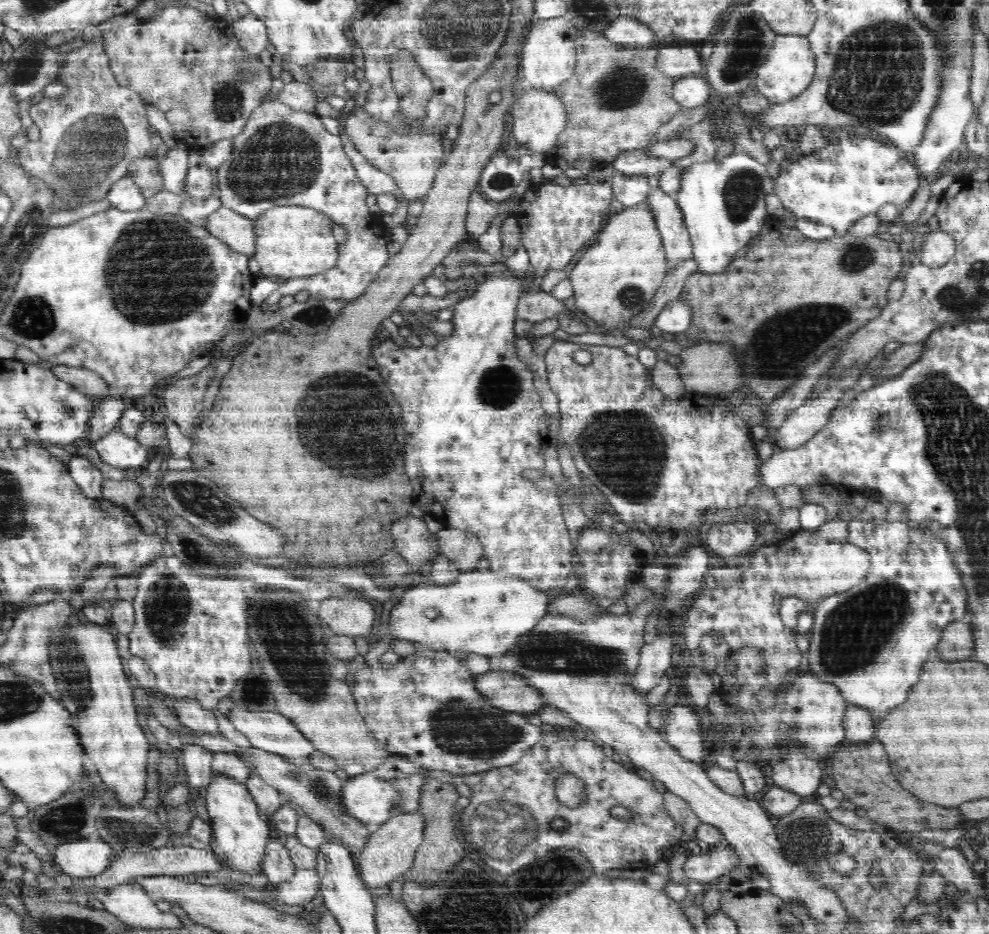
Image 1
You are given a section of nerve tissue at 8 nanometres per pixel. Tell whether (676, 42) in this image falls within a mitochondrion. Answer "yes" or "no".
no

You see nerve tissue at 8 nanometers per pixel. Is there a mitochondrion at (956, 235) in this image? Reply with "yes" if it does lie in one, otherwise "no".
no

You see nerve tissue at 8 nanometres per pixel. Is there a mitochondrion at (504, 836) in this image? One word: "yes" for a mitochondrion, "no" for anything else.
yes

